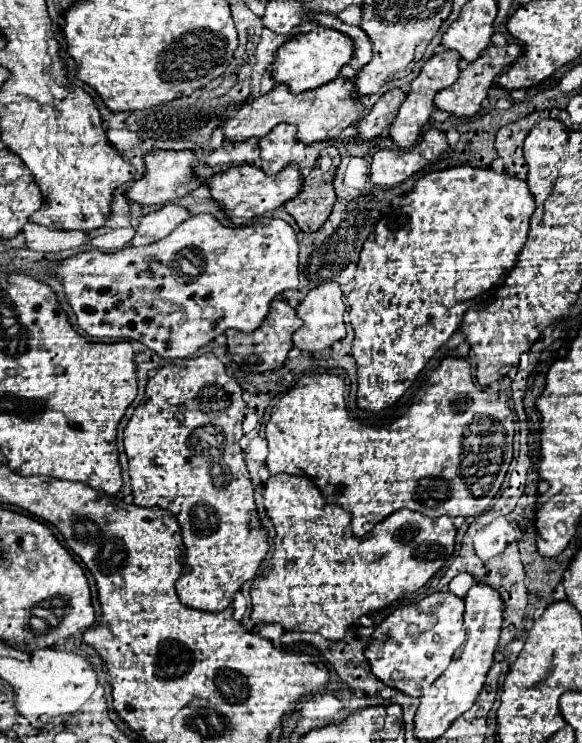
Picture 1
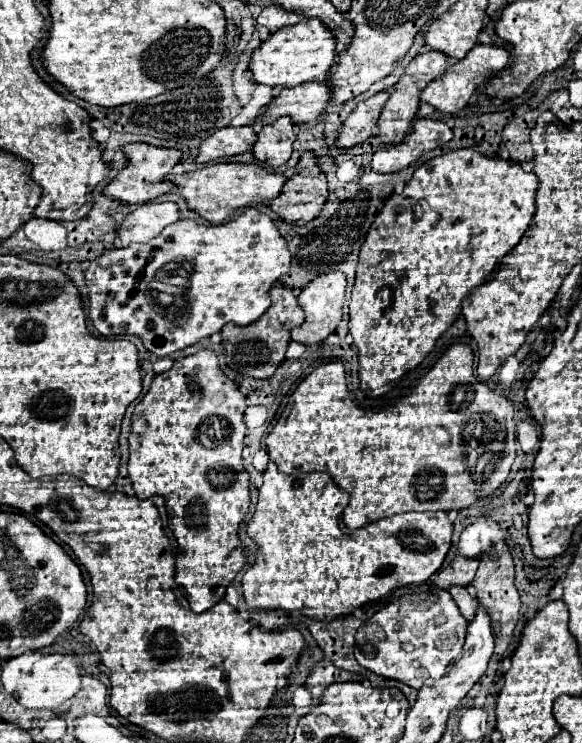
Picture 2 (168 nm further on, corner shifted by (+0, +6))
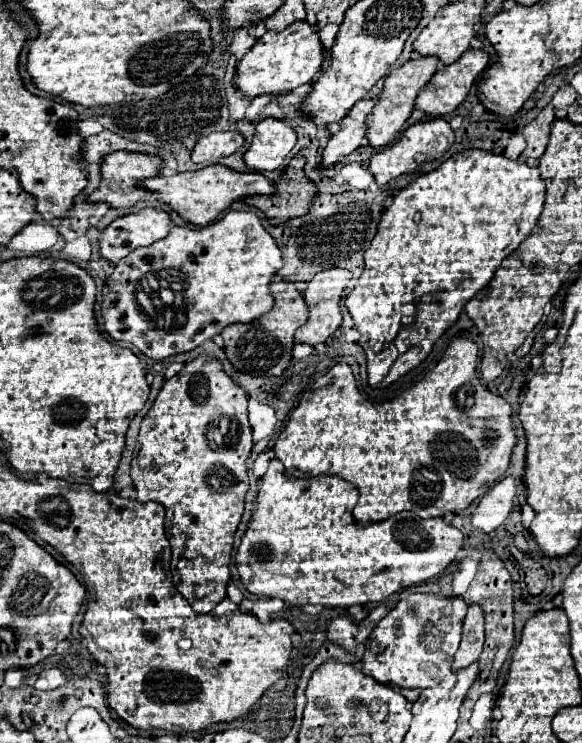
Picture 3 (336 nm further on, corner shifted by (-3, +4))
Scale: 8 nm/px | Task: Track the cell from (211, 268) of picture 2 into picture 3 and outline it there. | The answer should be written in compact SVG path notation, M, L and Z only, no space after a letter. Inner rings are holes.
M230 210L220 220L200 228L174 226L166 238L154 242L148 248L134 250L114 266L114 272L106 278L104 284L104 328L114 340L134 344L152 360L164 360L174 354L190 352L204 340L220 334L228 324L252 322L252 318L272 310L274 296L270 292L270 280L280 270L280 266L280 248L264 230L260 218L254 212Z

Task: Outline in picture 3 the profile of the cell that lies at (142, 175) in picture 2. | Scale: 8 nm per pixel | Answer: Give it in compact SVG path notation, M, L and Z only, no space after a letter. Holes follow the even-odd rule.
M124 150L112 152L106 158L102 158L102 162L100 162L100 172L102 172L100 186L86 200L106 202L110 208L130 208L130 206L146 200L152 194L152 192L140 188L138 182L156 176L160 166L162 166L162 160L158 156L148 156L148 154L140 154L140 152L124 152Z

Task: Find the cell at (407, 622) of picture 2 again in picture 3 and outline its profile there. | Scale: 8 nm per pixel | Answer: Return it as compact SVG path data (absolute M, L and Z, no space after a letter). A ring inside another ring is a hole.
M410 594L398 602L398 606L374 626L370 638L366 640L362 656L362 672L372 676L380 684L396 684L400 688L434 688L450 672L456 646L460 646L462 622L468 606L462 598L440 598L434 594Z

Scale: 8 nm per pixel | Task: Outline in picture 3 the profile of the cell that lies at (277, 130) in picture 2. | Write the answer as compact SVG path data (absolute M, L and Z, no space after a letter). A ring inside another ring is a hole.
M264 118L256 124L256 134L250 148L244 152L244 164L250 170L276 170L280 168L286 154L296 144L296 132L284 122Z

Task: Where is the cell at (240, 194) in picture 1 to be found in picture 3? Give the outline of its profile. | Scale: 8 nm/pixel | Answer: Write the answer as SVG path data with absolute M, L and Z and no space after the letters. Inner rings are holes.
M206 166L202 170L192 172L176 172L172 176L154 176L140 182L142 188L158 194L158 200L162 204L168 204L174 212L180 214L184 222L206 226L214 222L220 212L224 212L232 202L252 196L252 194L270 194L274 190L274 184L262 176L260 172L236 172L226 166Z

